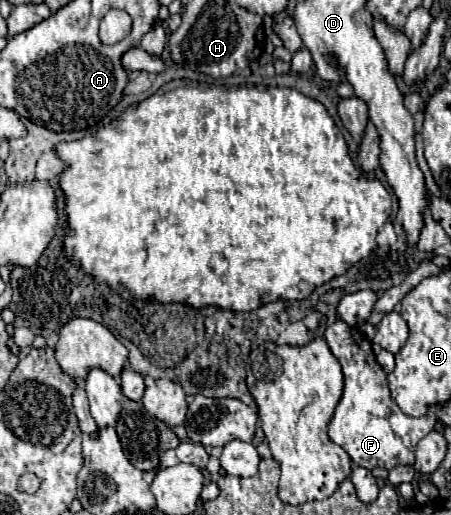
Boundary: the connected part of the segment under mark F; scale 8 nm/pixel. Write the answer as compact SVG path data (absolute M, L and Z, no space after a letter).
M337 320L335 324L327 326L325 340L333 356L339 360L345 376L343 396L335 408L333 420L329 422L329 438L337 446L341 446L357 466L363 466L367 470L391 470L395 466L413 464L417 442L435 428L435 408L429 408L429 412L421 418L407 416L399 410L399 406L393 402L389 394L387 374L375 360L371 342L357 328L351 328L345 322Z

